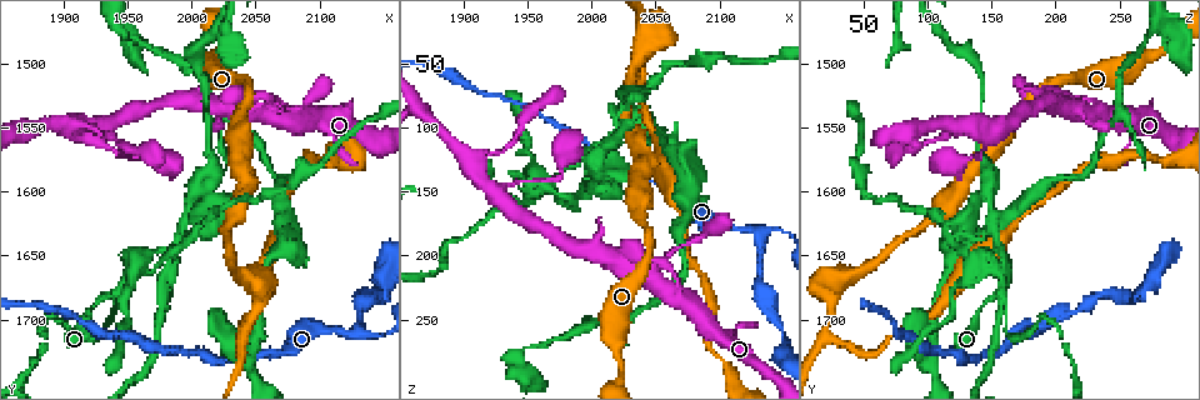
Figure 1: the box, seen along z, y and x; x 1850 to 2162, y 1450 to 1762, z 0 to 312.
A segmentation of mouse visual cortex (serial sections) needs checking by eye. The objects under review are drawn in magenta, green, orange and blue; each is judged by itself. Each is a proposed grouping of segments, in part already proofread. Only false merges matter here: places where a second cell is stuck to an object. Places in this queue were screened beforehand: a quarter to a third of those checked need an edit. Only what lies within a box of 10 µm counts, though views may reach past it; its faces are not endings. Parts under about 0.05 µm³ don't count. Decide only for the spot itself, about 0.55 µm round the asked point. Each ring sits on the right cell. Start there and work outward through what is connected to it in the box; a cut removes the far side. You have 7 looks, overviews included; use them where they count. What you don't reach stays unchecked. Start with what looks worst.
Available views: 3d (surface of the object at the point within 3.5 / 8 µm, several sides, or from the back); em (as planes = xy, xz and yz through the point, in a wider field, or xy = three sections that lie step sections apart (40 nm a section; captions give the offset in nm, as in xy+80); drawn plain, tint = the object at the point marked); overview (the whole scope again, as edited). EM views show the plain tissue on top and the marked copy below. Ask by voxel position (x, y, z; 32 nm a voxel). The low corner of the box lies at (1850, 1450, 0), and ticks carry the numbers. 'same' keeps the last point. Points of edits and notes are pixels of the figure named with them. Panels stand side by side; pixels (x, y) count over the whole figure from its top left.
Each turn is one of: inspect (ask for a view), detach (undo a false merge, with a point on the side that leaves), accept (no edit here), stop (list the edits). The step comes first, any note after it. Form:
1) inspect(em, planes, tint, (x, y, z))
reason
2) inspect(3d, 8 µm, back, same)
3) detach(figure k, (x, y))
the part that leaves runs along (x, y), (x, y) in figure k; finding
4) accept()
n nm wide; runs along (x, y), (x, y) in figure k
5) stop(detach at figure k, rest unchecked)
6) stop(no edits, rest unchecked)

inspect(3d, 3.5 µm, (1940, 1678, 158))
thin neck

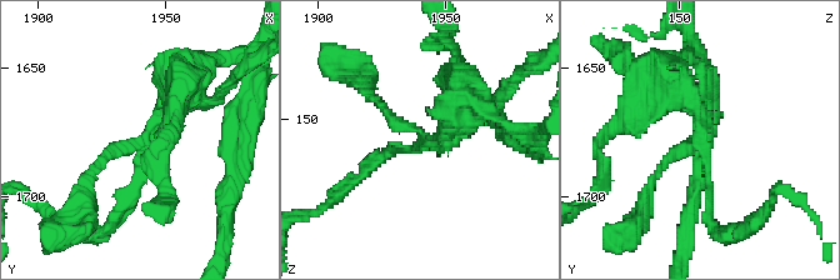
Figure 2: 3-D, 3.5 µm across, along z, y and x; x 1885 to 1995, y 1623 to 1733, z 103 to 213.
inspect(em, xy, step 1, tint, (1942, 1678, 158))
3 arms; arms of 150, 150, 200 nm

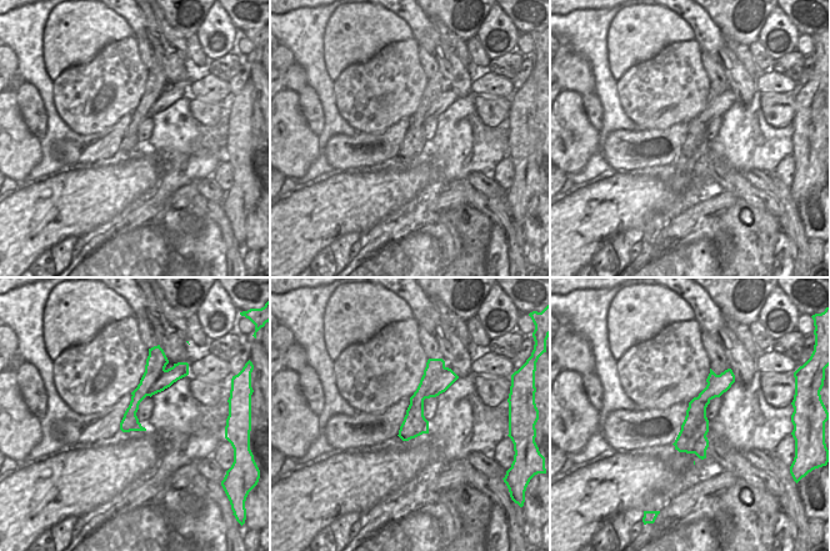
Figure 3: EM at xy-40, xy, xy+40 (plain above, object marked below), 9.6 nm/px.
detach(figure 2, (495, 123))
the part that leaves runs along (440, 140), (464, 91), (498, 118) in figure 2; a second cell is stuck on

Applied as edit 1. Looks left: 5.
inspect(3d, 3.5 µm, (2126, 1710, 180))
three-way junction

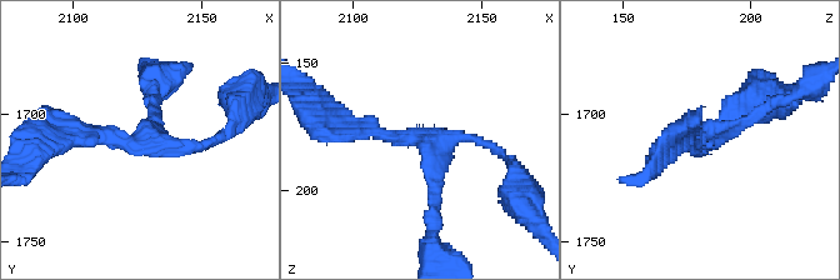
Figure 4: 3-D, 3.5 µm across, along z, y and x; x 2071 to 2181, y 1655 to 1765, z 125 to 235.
inspect(em, xy, step 3, tint, (2126, 1710, 179))
3 arms; arms of 150, 200, 200 nm; now the EM

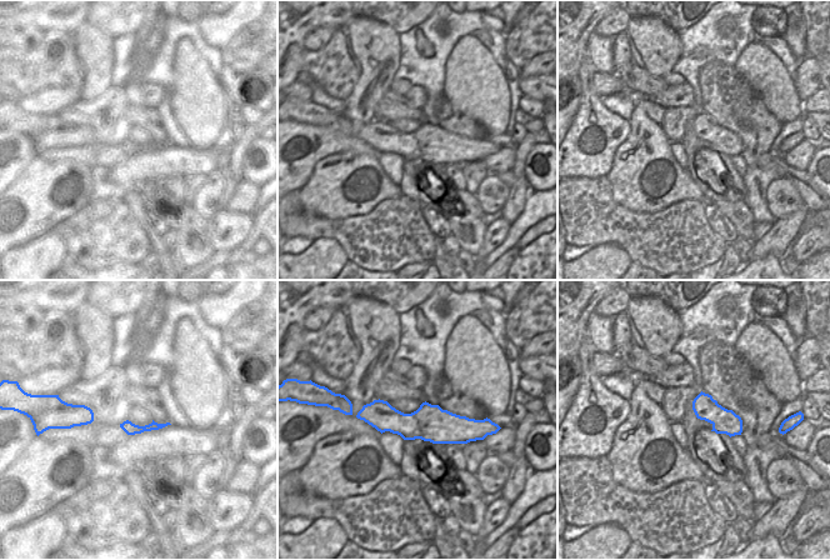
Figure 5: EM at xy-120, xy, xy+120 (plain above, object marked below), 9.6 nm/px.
accept()
runs along (336, 115), (425, 144), (433, 205) in figure 4; one cell here

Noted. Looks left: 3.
stop(detach at figure 2, rest unchecked)

